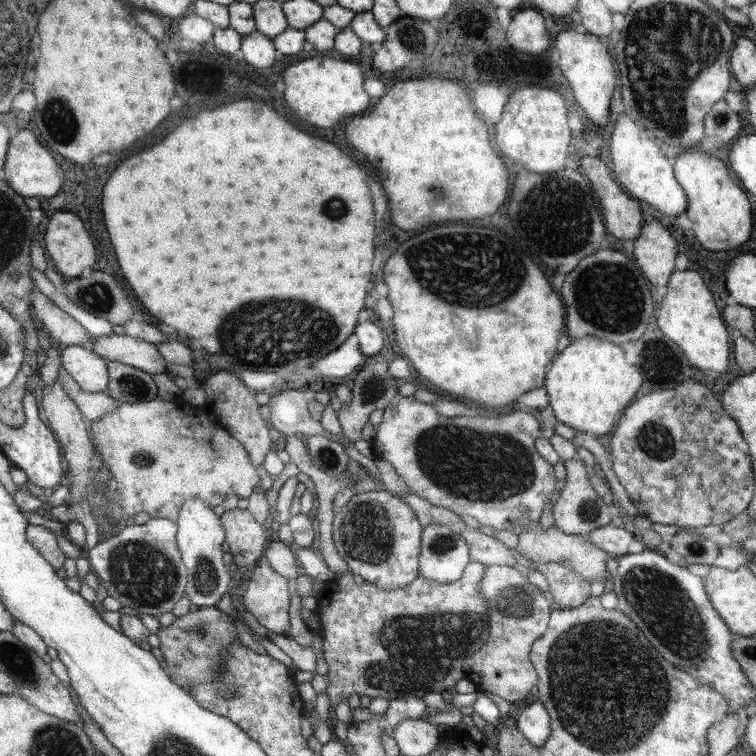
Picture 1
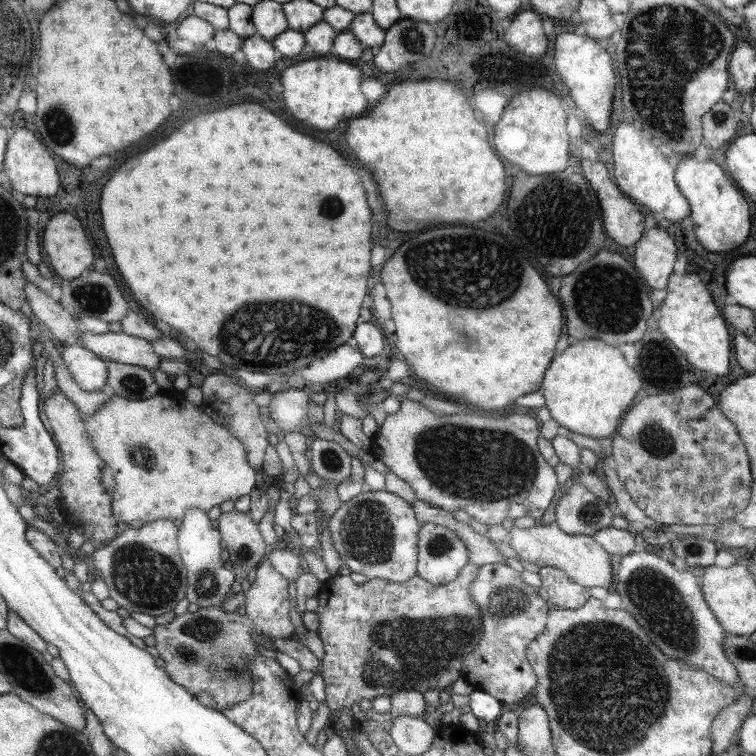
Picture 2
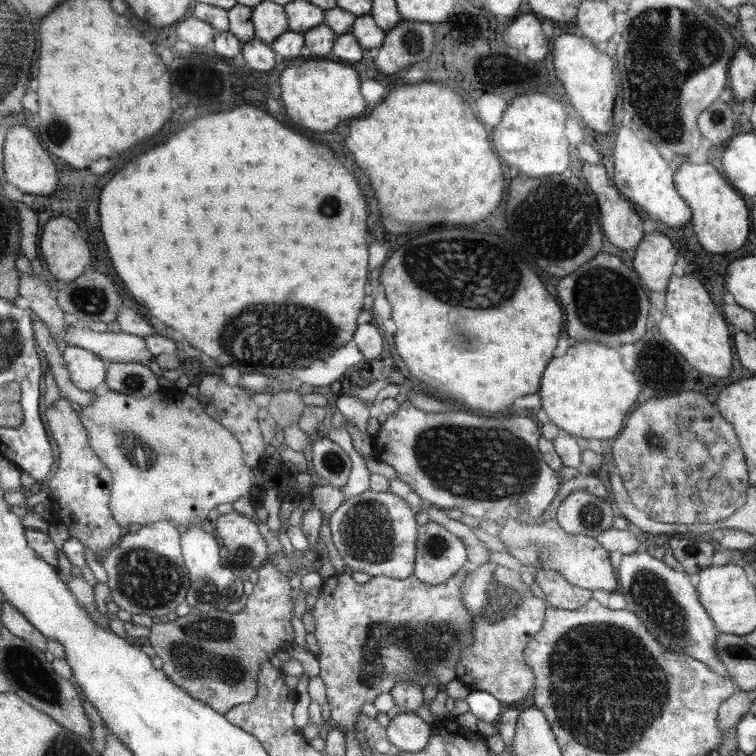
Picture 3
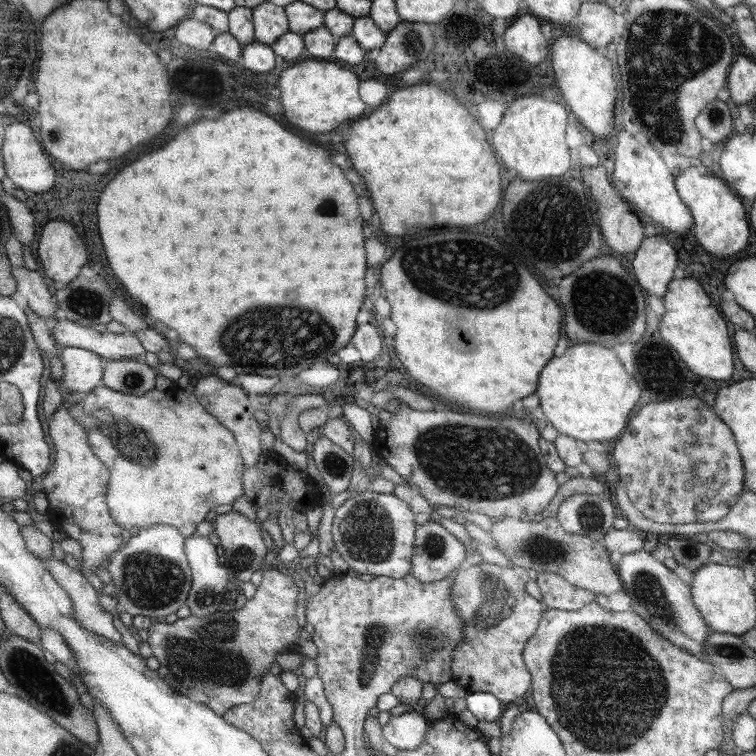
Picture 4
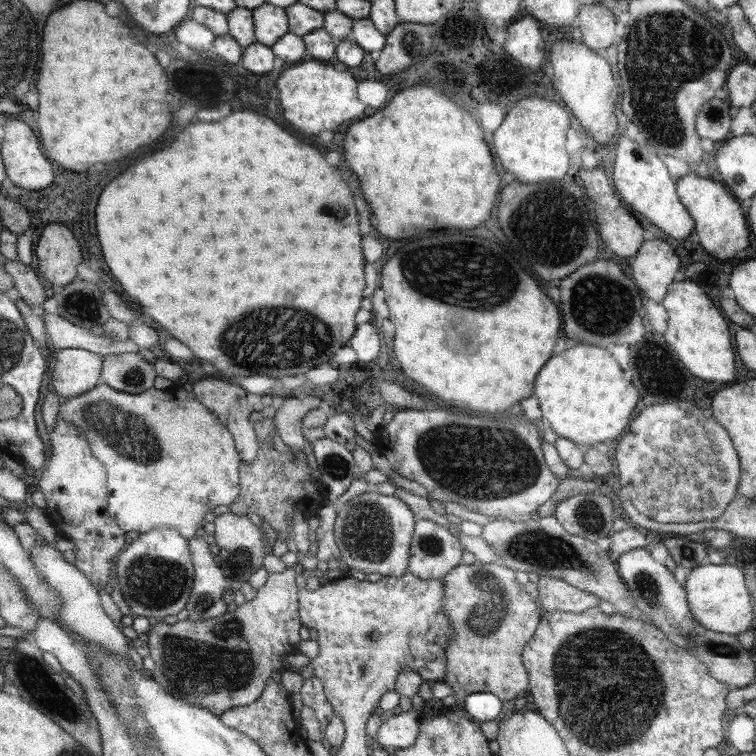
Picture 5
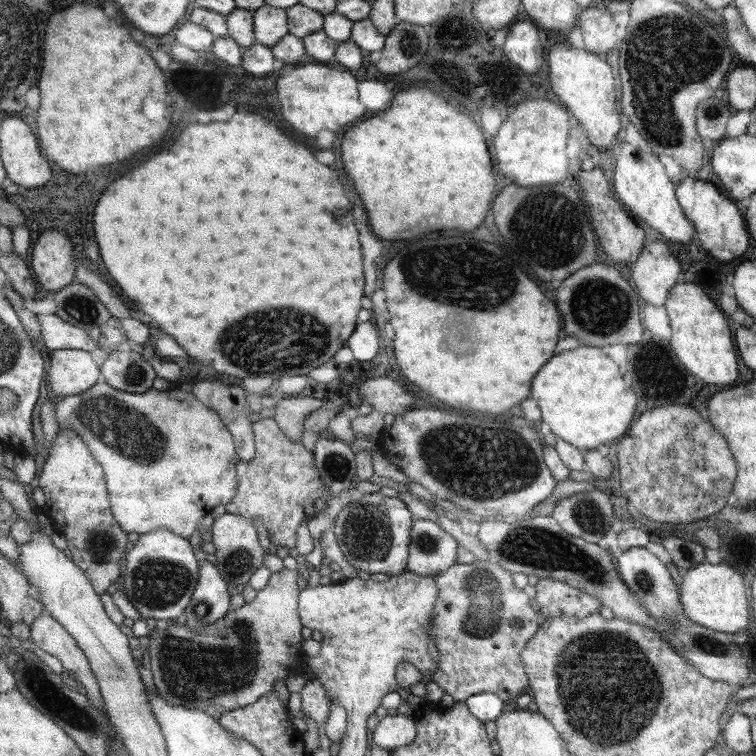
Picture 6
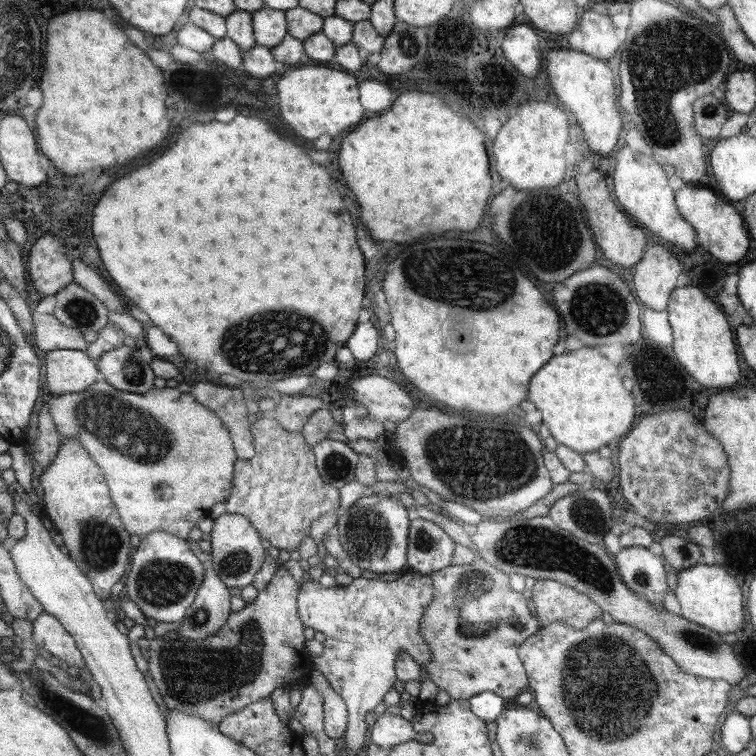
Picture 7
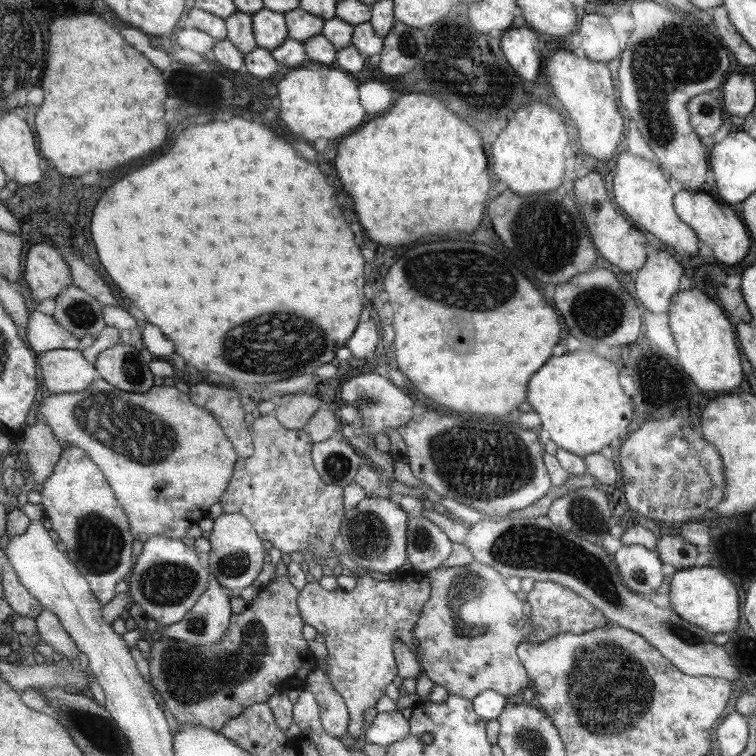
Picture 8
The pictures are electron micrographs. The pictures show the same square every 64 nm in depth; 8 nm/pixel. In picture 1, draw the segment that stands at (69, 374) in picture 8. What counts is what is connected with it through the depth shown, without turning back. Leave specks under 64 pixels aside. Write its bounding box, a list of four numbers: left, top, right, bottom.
[63,346,111,393]

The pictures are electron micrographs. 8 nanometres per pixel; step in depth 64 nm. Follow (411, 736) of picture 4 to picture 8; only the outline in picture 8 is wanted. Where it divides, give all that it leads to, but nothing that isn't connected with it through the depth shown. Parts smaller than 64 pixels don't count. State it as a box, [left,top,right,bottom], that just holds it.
[368,711,411,746]

